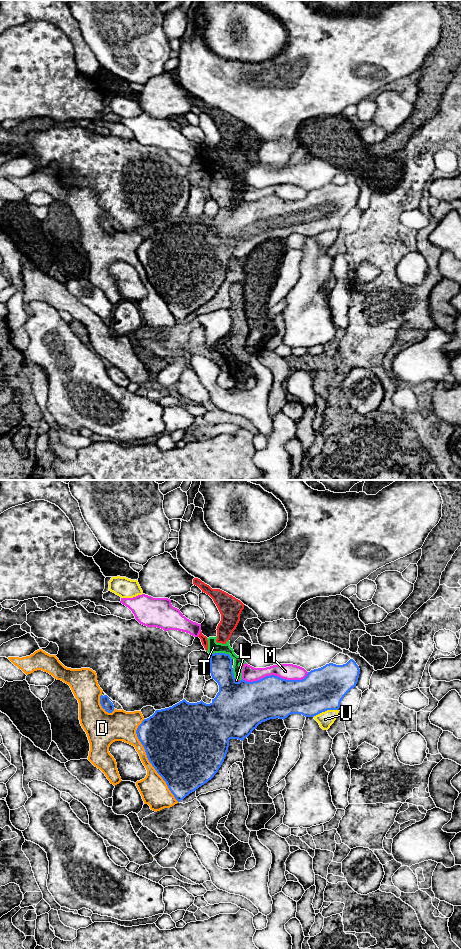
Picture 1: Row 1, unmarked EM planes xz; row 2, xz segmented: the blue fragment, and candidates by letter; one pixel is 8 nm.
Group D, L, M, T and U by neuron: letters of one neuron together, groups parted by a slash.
D / L T / M / U

